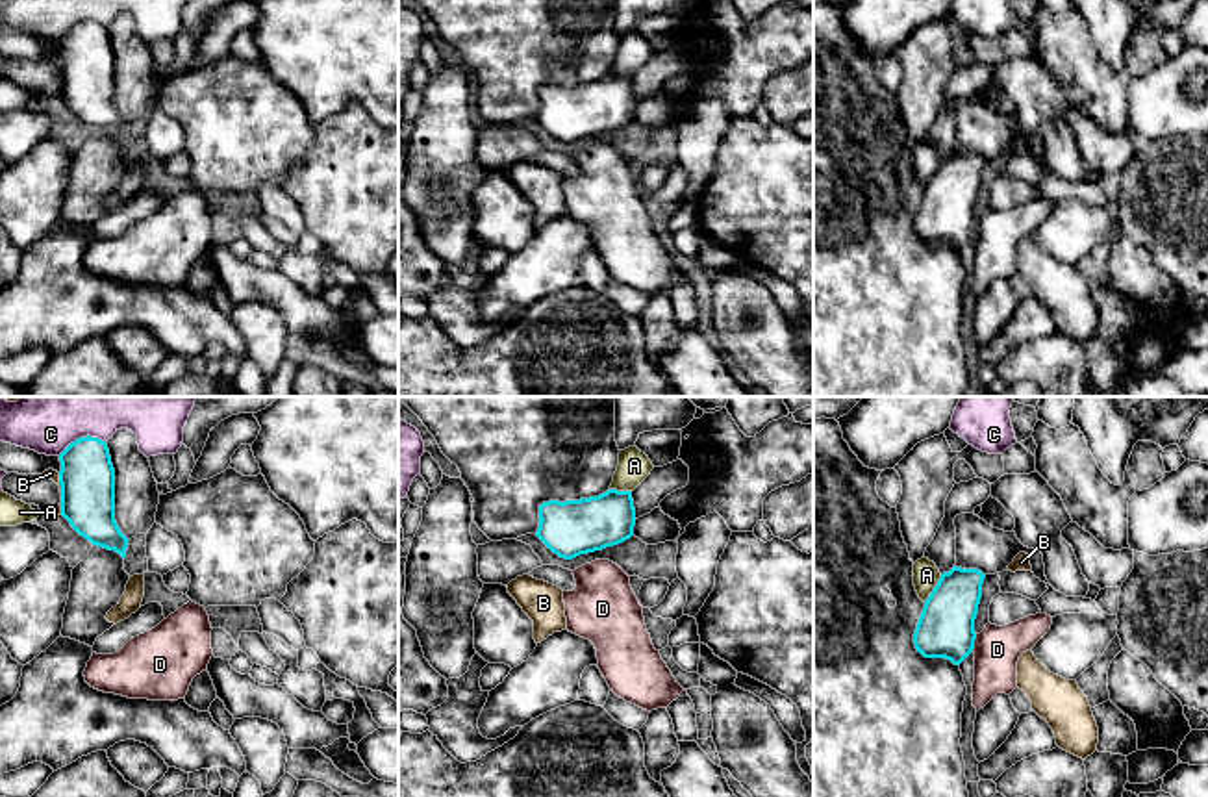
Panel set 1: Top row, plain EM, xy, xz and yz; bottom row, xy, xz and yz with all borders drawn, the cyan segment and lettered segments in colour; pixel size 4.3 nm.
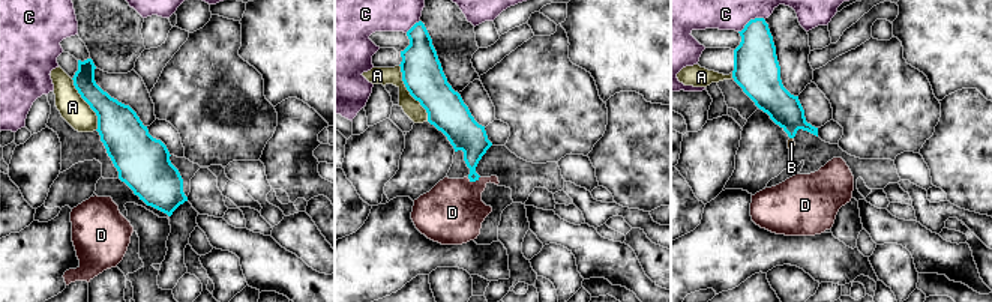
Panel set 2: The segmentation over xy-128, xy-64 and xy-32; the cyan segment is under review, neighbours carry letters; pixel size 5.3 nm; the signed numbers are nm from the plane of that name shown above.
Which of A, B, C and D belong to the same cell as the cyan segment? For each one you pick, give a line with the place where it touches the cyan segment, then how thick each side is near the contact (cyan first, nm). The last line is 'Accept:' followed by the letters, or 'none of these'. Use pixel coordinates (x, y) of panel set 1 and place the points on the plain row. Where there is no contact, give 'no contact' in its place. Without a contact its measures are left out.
Accept: none of these

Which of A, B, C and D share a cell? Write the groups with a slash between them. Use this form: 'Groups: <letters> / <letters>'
Groups: A / B / C / D

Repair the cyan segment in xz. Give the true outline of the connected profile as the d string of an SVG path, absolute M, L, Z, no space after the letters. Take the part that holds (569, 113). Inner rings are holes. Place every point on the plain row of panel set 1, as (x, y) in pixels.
M608 74L580 85L548 85L539 91L535 120L560 143L619 130L634 120L632 76Z

